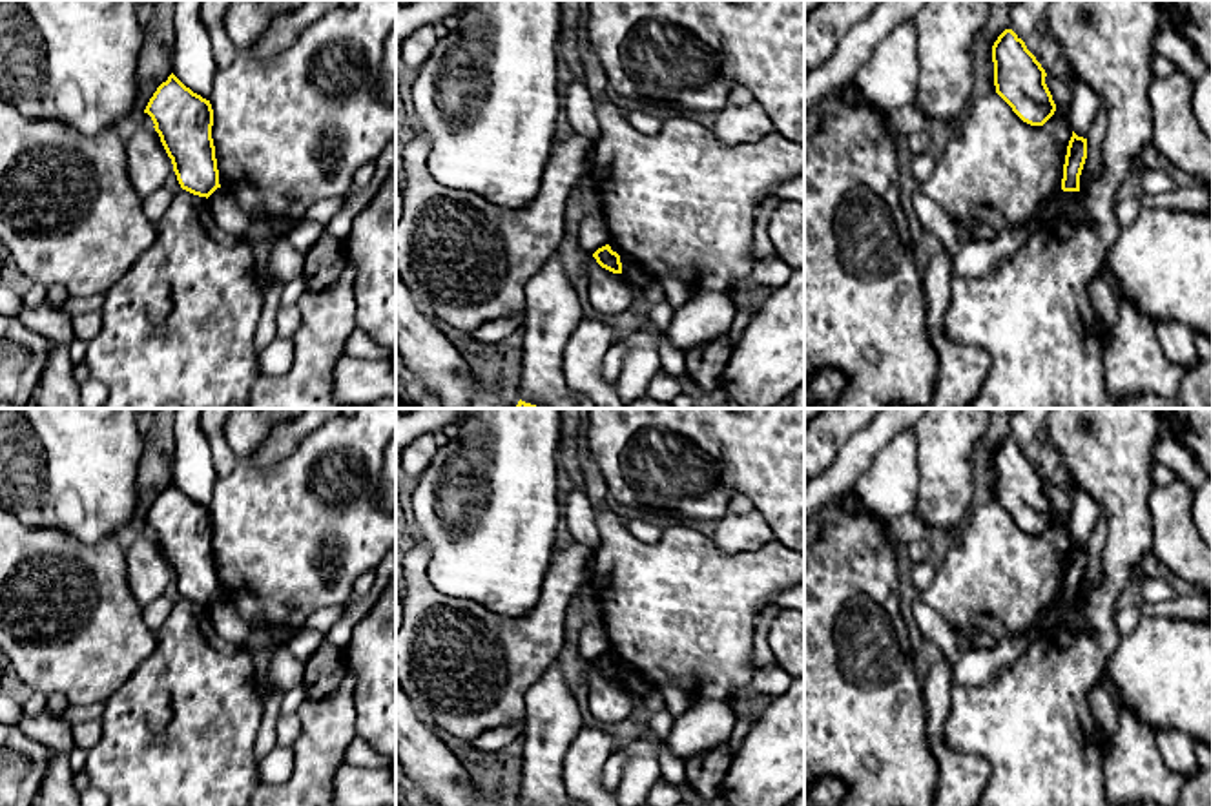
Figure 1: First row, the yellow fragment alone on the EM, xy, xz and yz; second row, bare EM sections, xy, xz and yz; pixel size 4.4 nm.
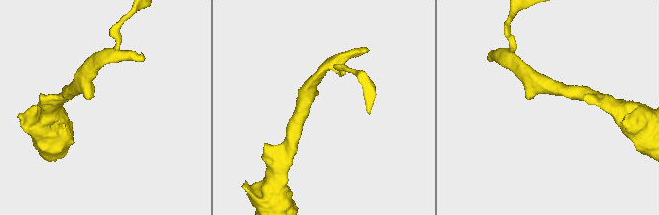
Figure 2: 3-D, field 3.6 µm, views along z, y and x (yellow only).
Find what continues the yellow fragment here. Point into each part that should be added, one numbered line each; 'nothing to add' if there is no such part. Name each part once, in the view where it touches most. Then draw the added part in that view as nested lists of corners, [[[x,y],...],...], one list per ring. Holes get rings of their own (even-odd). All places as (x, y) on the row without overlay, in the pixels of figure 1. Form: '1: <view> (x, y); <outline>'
nothing to add

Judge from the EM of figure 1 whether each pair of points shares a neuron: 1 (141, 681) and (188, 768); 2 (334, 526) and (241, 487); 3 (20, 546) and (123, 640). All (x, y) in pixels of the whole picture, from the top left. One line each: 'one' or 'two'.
1: one
2: one
3: one

